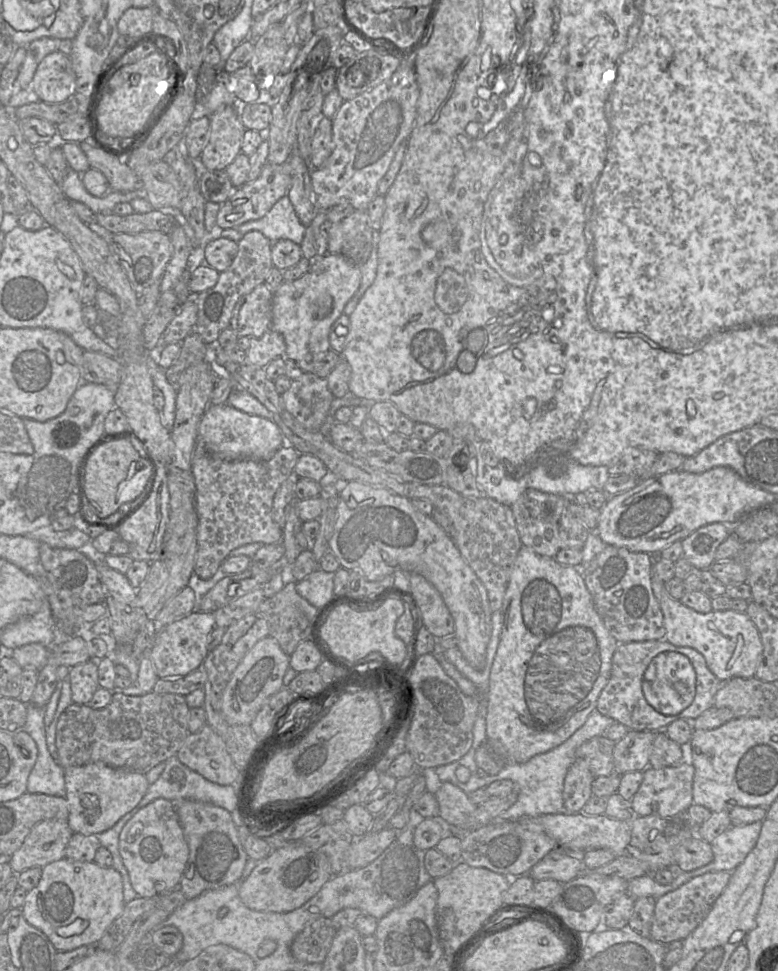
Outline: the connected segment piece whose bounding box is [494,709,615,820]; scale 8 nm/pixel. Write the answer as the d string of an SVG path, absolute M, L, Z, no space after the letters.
M594 709L586 722L565 742L558 747L536 755L525 763L506 763L501 771L494 775L494 779L511 780L517 789L516 802L506 811L502 812L498 820L521 820L528 817L538 817L546 814L567 813L563 803L563 790L565 776L576 760L576 750L585 741L604 735L615 721Z

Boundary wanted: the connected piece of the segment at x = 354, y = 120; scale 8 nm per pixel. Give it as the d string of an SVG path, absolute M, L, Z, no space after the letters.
M414 54L401 56L399 68L390 78L374 88L346 100L332 120L332 152L327 161L311 171L314 203L318 211L327 211L341 202L349 202L355 210L366 211L378 195L378 184L389 169L398 147L410 136L417 115L420 95L413 64Z

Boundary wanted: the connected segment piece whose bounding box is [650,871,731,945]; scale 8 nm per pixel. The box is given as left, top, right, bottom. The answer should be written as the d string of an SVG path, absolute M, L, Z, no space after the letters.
M727 871L708 872L690 879L674 891L657 898L650 938L664 945L677 940L683 941L709 913L714 902L729 883L730 877L731 872Z

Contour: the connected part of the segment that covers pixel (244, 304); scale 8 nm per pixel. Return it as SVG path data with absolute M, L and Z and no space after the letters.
M263 283L238 300L230 319L230 328L238 338L260 338L271 329L273 296Z

